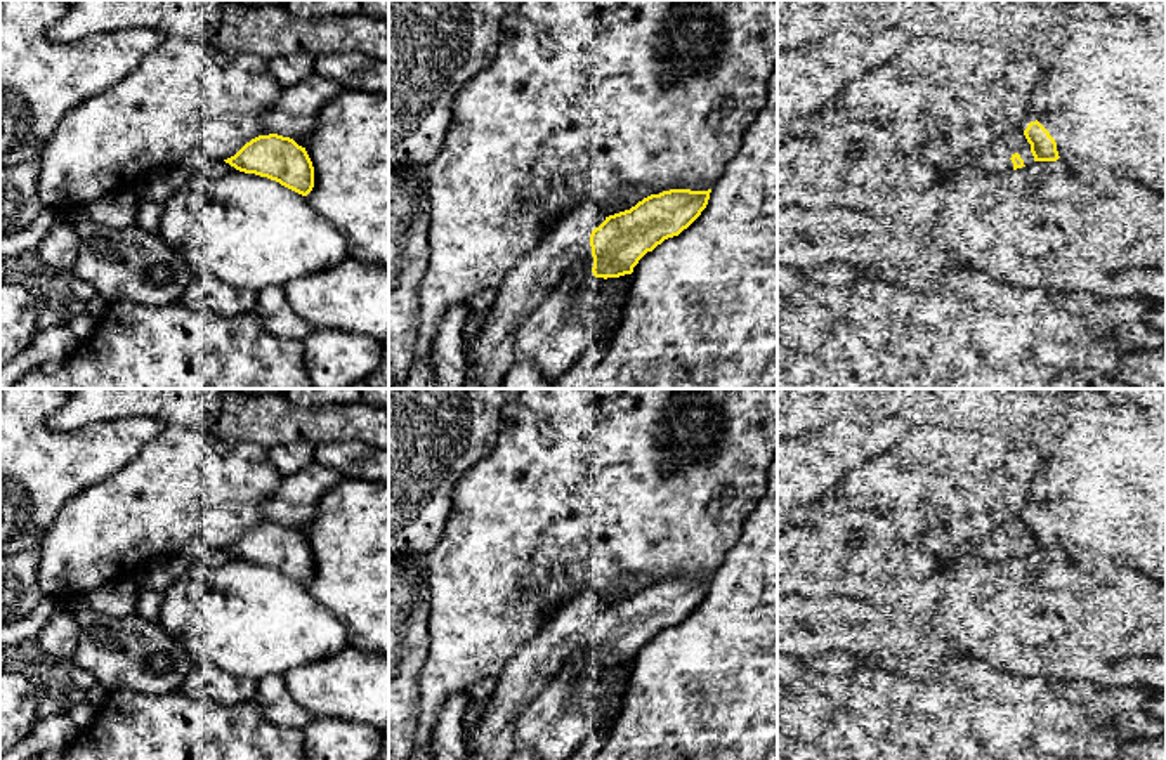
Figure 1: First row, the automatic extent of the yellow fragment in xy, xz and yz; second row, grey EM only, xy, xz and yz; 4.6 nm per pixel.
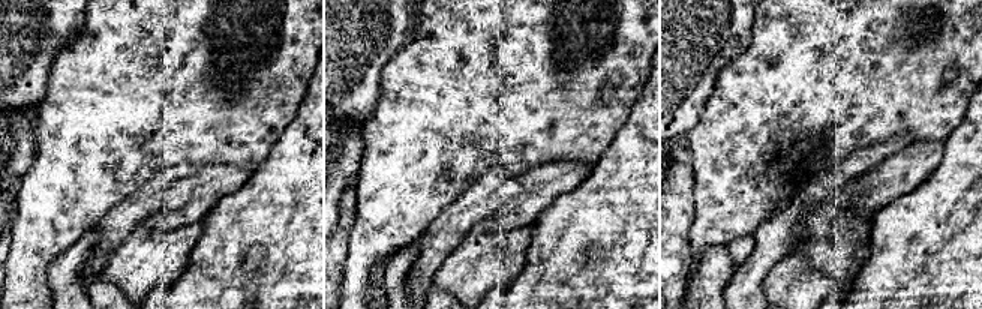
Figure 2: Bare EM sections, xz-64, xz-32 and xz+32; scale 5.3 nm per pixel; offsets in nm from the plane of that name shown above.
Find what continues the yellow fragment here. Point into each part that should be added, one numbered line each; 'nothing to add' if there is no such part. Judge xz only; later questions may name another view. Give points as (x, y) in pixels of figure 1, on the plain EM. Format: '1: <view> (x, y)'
1: xz (524, 675)

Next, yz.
1: yz (996, 550)

